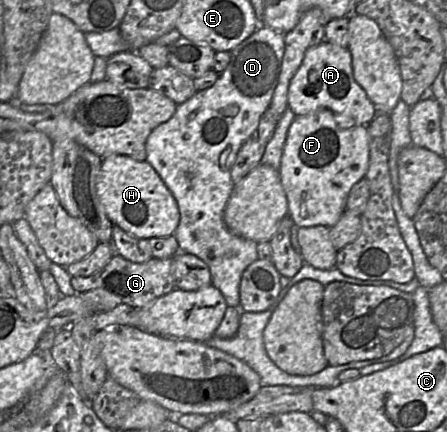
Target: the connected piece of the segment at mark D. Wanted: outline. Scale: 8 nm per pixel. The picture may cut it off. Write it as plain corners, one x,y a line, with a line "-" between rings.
259,26
230,52
231,60
215,84
197,91
190,99
177,105
174,115
157,126
145,144
146,162
159,174
178,204
180,221
173,236
179,243
179,252
196,255
208,265
212,285
223,294
229,307
239,307
241,276
251,263
258,260
257,243
233,234
224,223
224,210
235,185
231,179
231,170
241,146
256,136
260,119
270,106
285,50
283,36
269,27

